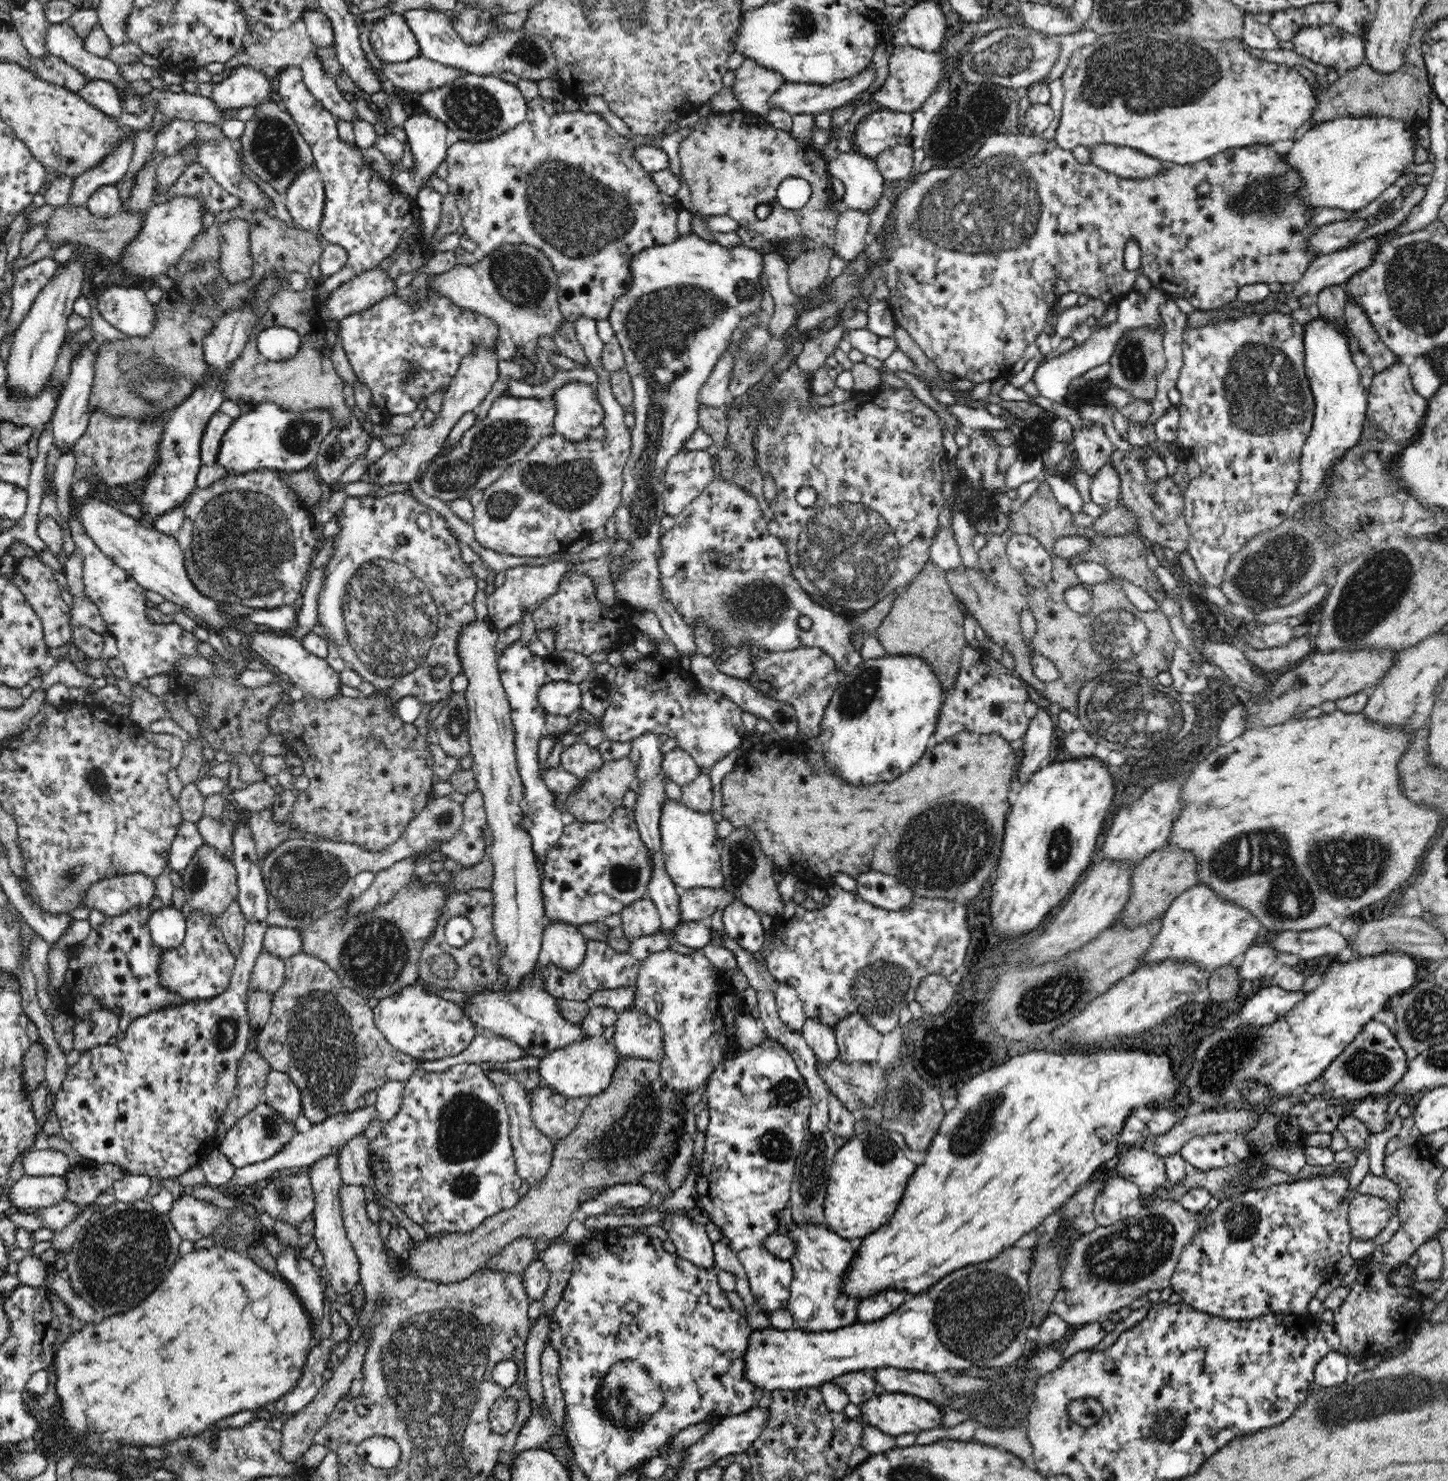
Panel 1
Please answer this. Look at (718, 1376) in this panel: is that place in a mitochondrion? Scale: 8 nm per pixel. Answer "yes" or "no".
no

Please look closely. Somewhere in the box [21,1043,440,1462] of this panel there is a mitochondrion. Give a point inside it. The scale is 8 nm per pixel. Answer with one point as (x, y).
(124, 1253)

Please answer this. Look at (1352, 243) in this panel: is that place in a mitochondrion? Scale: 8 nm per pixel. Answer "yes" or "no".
no

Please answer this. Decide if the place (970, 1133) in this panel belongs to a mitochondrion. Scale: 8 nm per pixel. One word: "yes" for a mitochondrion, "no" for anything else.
yes

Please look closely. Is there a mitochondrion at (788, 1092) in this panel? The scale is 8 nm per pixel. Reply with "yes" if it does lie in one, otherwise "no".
yes

